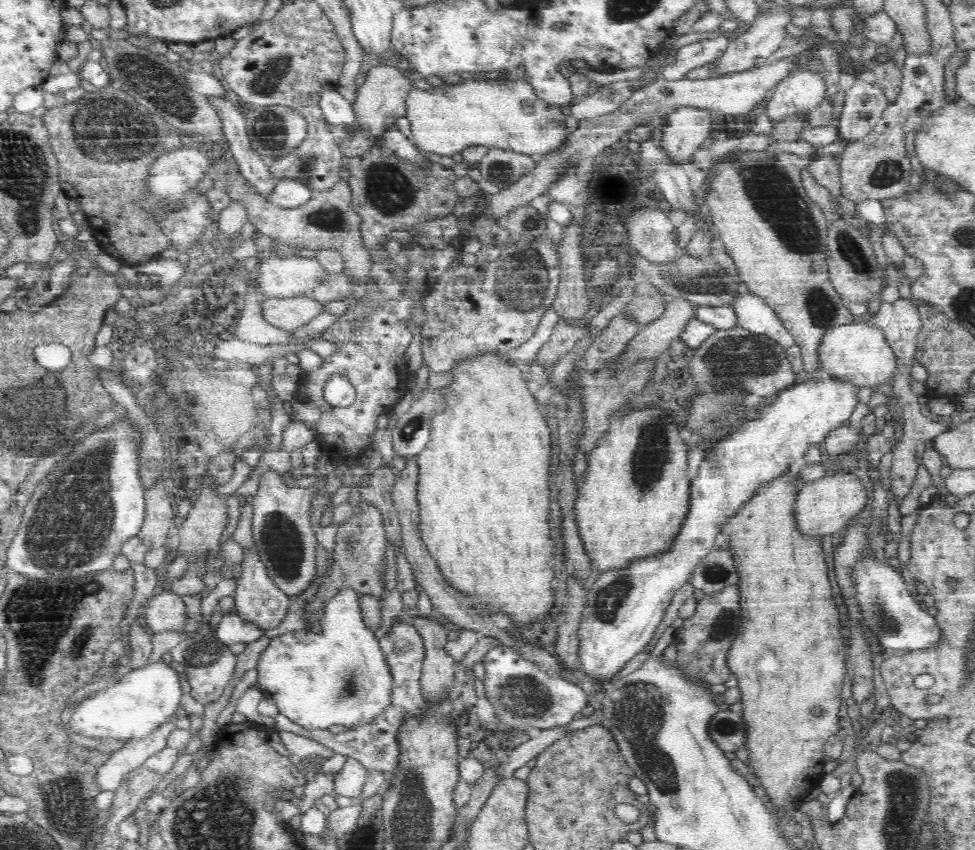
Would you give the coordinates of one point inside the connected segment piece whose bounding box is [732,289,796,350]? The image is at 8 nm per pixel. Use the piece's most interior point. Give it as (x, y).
(753, 313)

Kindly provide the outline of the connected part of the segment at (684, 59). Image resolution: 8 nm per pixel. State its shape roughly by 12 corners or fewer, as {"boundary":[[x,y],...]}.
{"boundary":[[724,34],[682,46],[660,75],[686,79],[694,68],[722,56],[729,44]]}

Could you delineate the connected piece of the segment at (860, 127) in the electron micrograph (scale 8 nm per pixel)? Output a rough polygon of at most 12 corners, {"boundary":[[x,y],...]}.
{"boundary":[[858,73],[837,128],[848,144],[870,135],[889,104]]}

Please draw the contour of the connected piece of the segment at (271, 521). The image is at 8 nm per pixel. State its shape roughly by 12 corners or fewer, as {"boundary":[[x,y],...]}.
{"boundary":[[270,470],[252,497],[252,537],[288,596],[316,572],[316,488]]}

